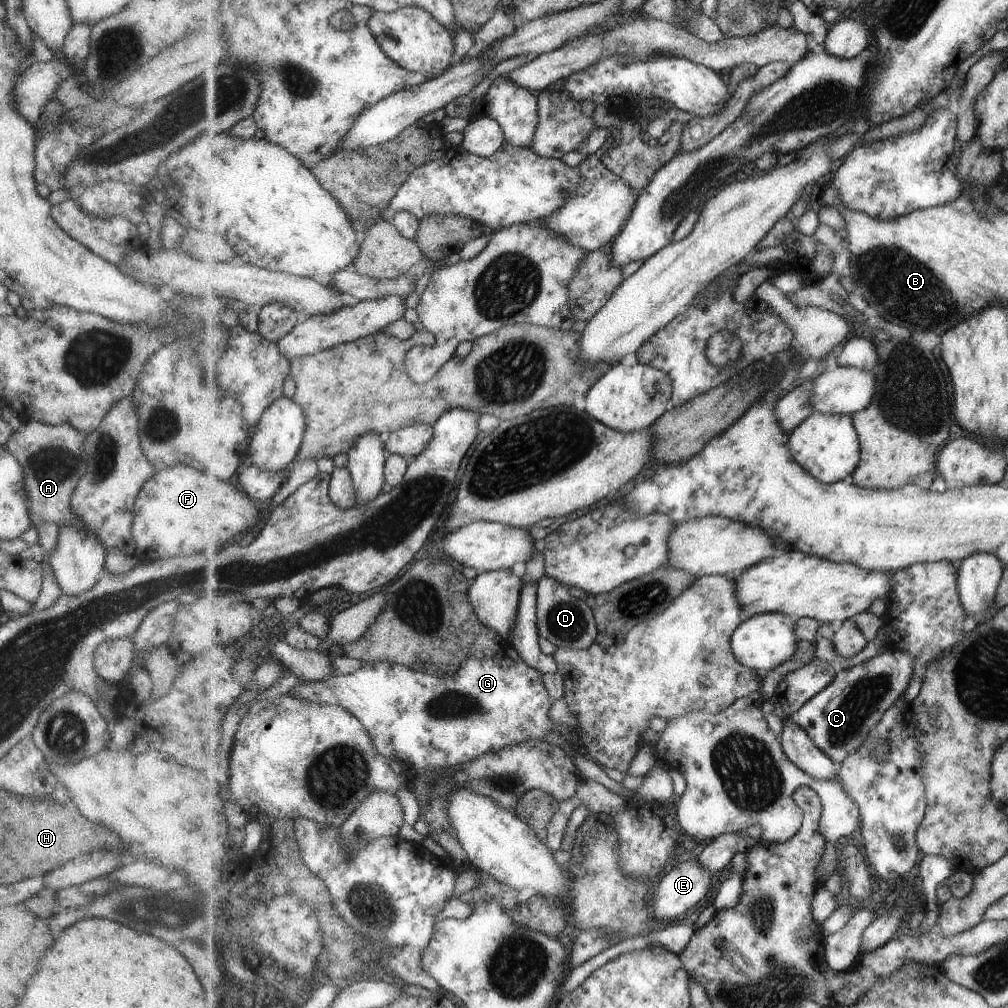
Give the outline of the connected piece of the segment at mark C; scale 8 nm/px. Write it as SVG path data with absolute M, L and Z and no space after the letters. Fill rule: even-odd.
M885 650L860 665L843 669L835 680L816 694L791 718L814 740L823 752L838 765L850 758L869 738L883 715L905 694L914 677L916 661L906 652Z

